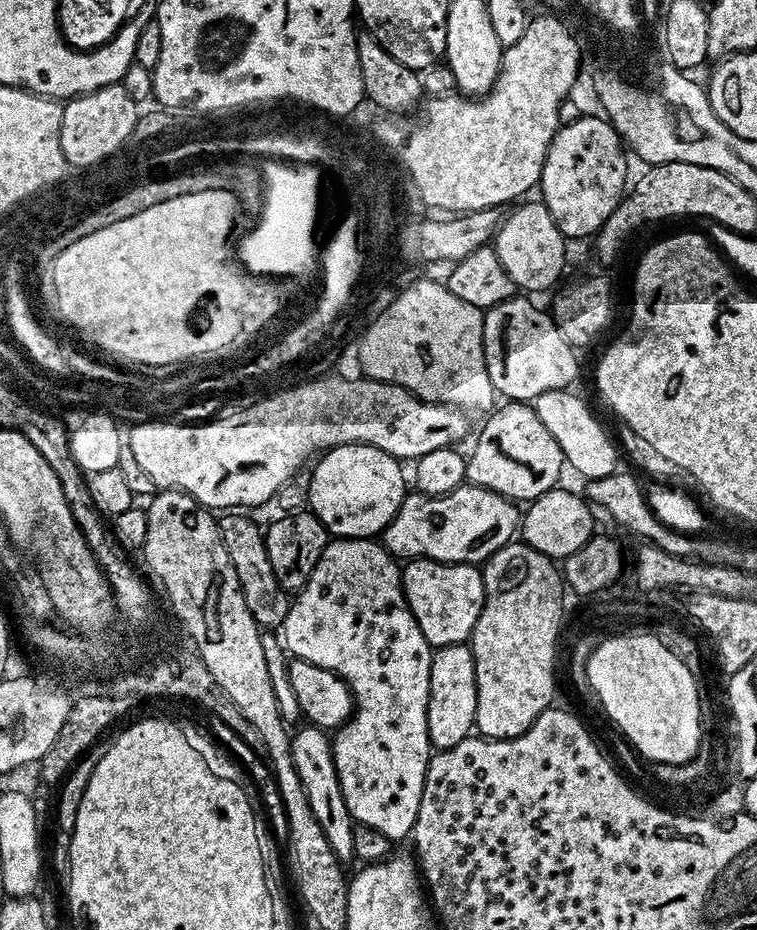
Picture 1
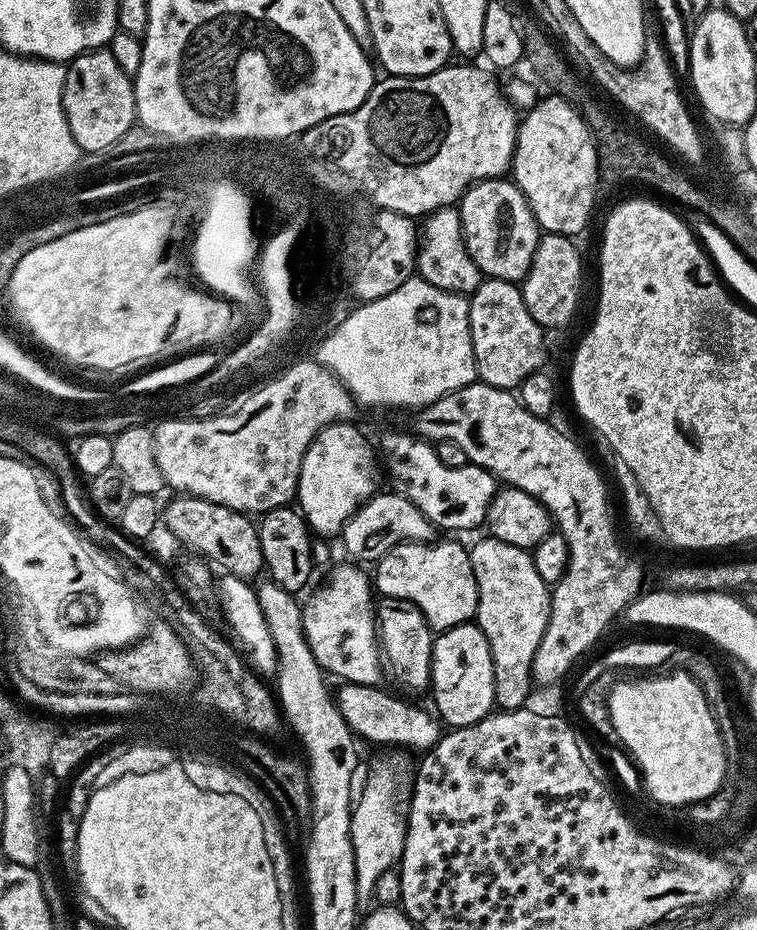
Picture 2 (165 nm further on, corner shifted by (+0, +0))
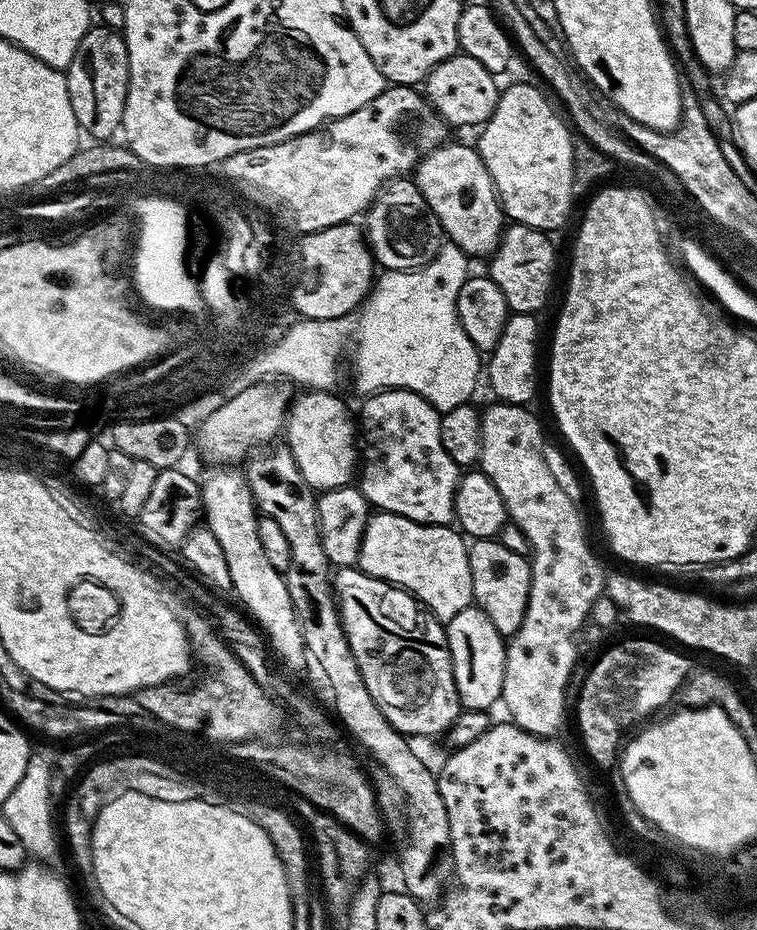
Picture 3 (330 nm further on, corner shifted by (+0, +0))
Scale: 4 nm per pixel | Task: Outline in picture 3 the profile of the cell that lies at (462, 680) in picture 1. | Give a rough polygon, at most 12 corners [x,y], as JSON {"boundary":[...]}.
{"boundary":[[481,608],[446,624],[465,709],[501,699],[505,637]]}

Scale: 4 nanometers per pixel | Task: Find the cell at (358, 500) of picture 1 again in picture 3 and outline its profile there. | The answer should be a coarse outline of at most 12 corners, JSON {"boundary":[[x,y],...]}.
{"boundary":[[331,391],[291,401],[286,445],[312,489],[351,485],[358,428]]}

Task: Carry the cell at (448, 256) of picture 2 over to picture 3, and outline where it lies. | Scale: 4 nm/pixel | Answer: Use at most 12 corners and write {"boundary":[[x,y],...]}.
{"boundary":[[415,179],[389,180],[363,213],[381,269],[428,263],[442,229]]}

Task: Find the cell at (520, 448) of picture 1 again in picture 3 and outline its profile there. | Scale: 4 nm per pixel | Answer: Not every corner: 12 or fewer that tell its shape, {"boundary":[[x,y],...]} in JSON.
{"boundary":[[404,388],[358,412],[373,509],[451,525],[461,465]]}

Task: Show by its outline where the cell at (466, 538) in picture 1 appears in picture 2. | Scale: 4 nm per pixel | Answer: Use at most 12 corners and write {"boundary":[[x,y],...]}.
{"boundary":[[377,491],[344,524],[353,561],[428,542],[426,514],[399,492]]}

